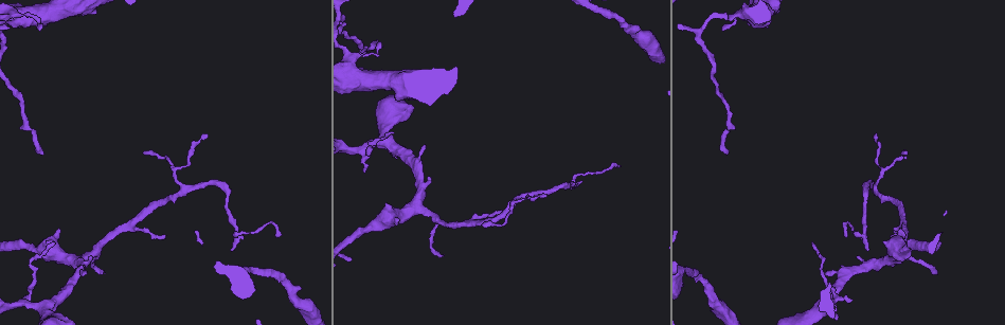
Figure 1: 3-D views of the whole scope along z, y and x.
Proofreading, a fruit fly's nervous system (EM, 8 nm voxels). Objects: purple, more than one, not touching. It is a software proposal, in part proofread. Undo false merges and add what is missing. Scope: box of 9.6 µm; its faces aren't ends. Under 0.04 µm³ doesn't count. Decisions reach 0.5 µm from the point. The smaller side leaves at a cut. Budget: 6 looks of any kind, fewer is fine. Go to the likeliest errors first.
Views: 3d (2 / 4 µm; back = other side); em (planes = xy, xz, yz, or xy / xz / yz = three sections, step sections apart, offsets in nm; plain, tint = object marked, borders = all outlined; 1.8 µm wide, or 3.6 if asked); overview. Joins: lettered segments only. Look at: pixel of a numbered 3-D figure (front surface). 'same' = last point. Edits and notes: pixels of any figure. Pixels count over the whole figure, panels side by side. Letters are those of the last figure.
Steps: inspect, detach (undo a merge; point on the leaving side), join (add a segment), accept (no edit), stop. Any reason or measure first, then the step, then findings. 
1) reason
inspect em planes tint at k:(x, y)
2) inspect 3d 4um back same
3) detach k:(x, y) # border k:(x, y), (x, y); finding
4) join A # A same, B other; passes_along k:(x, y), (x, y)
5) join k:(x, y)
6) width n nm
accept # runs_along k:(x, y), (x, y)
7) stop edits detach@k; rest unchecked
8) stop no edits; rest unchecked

inspect 3d 4um at 1:(727, 153)

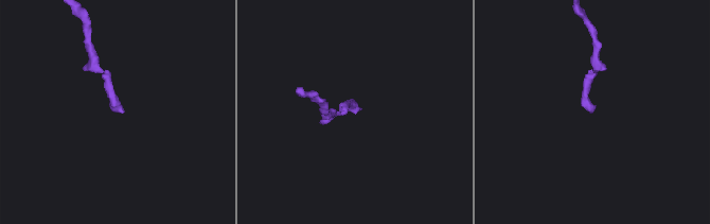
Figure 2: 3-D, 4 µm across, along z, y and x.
shape alone is not enough
inspect em planes borders at 2:(590, 112)

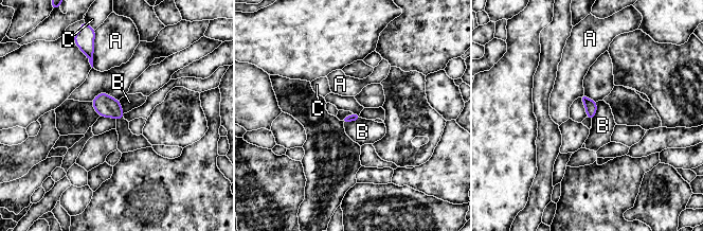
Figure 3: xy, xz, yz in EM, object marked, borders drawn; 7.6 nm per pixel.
accept # A other, B other, C other; border 3:(596, 102), (596, 112), (592, 120); no lettered segment goes on from it

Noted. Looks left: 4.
thick end
inspect 3d 4um at 1:(397, 220)

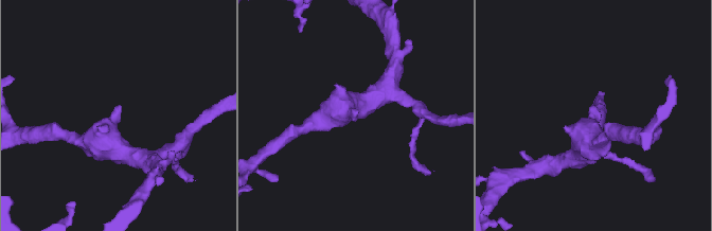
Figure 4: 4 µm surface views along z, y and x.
inspect em yz step 8 tint at 4:(356, 111)

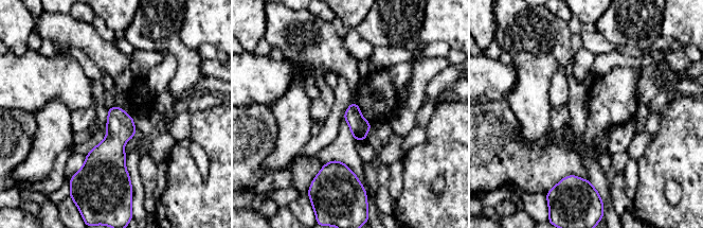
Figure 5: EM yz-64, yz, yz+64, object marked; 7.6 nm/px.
inspect em planes borders same

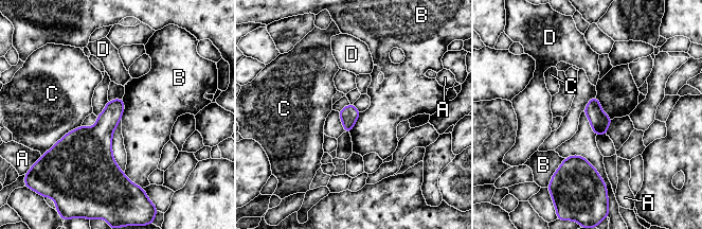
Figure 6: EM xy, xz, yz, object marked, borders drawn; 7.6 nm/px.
accept # A other, B other, C other, D other; border 6:(596, 97), (601, 109), (612, 119); none of them fits

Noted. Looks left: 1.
stop no edits; rest unchecked

